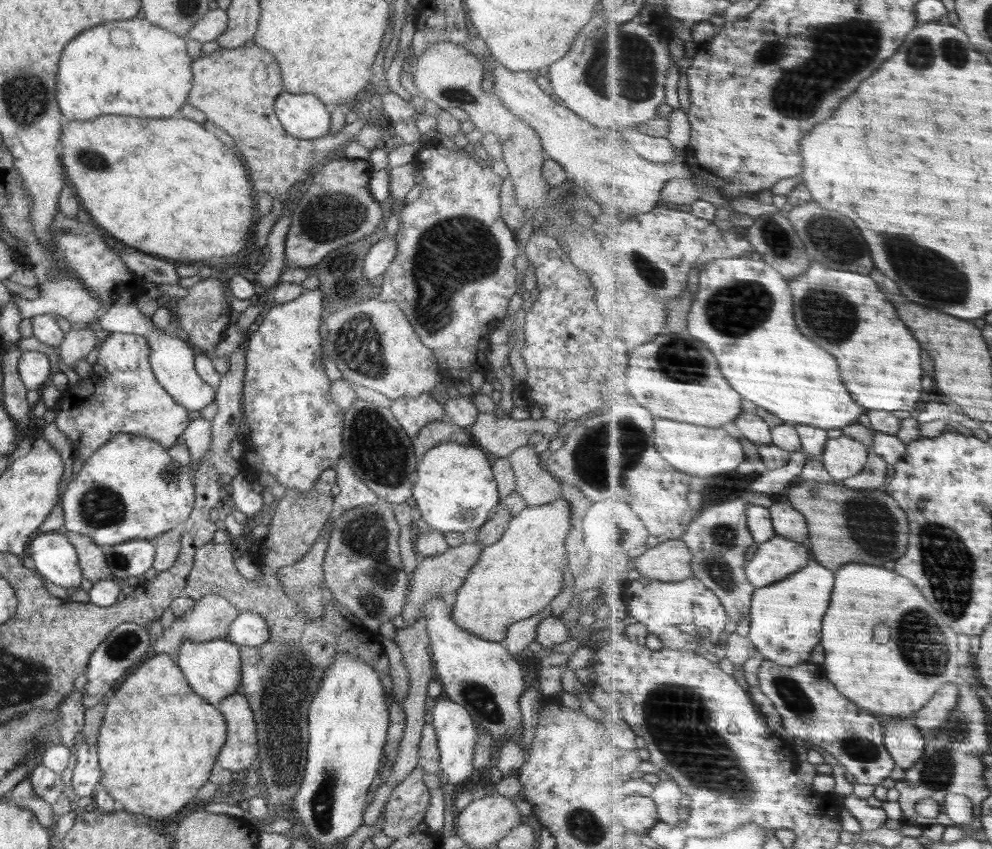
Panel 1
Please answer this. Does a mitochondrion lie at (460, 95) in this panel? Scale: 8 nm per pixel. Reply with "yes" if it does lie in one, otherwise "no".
yes

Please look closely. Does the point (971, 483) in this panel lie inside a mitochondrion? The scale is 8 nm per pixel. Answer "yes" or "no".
no

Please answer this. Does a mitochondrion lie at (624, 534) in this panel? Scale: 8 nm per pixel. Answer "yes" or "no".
yes

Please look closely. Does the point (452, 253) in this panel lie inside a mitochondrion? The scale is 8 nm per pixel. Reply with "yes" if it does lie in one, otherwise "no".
yes

